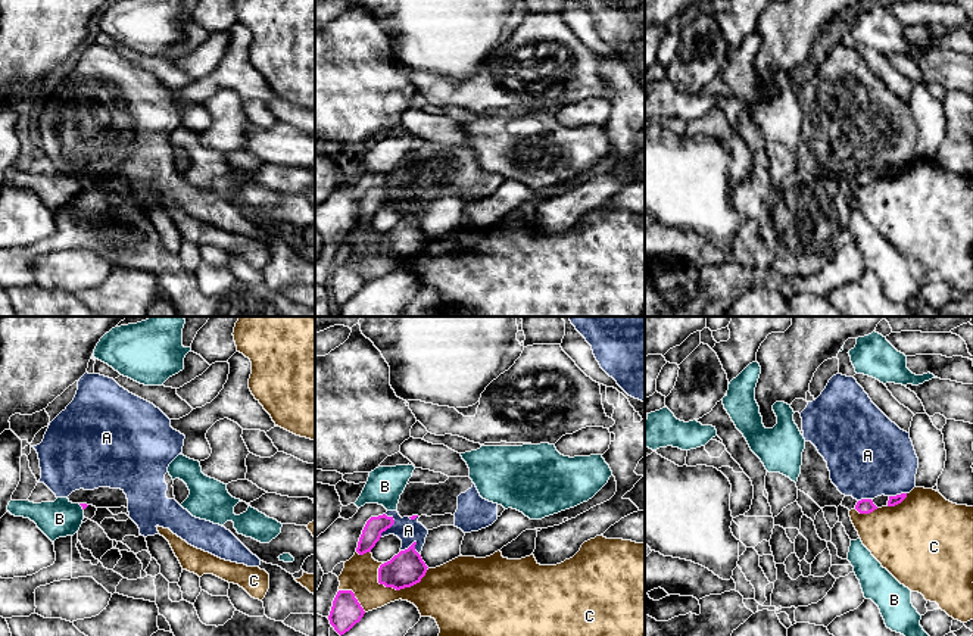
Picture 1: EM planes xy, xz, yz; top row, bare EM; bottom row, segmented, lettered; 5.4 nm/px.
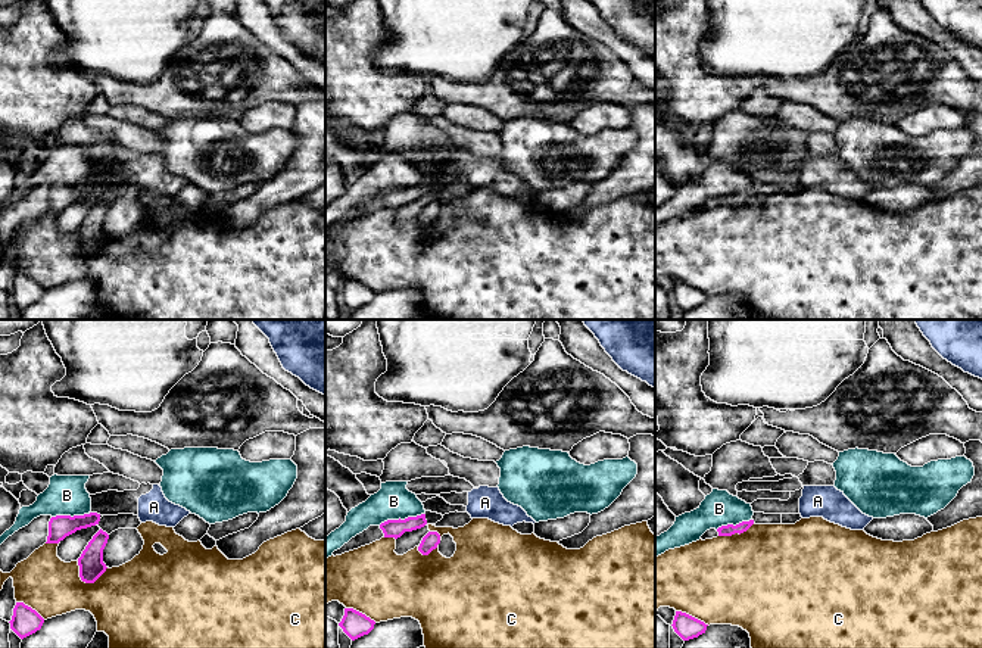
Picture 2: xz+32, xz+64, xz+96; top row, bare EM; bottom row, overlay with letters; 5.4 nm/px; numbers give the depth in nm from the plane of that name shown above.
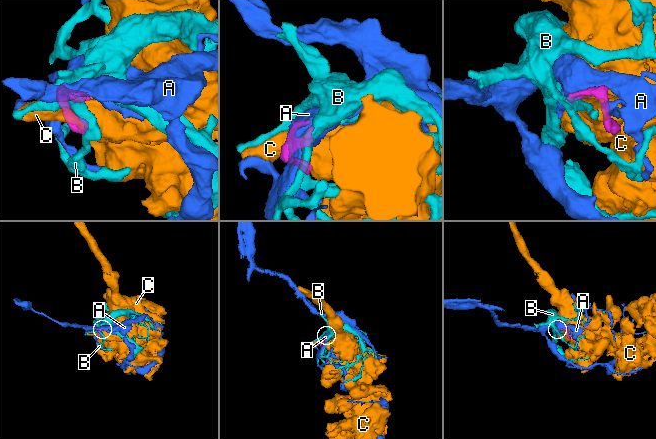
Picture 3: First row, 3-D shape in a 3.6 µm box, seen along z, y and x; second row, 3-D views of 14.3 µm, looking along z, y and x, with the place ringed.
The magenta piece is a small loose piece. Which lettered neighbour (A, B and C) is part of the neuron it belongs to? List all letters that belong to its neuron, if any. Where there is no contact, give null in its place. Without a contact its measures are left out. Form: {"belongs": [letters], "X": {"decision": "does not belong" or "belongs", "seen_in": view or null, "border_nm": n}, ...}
{"belongs": [], "A": {"decision": "does not belong", "seen_in": "xz", "border_nm": 140}, "B": {"decision": "does not belong", "seen_in": "xy", "border_nm": 50}, "C": {"decision": "does not belong", "seen_in": "xz", "border_nm": 280}}

